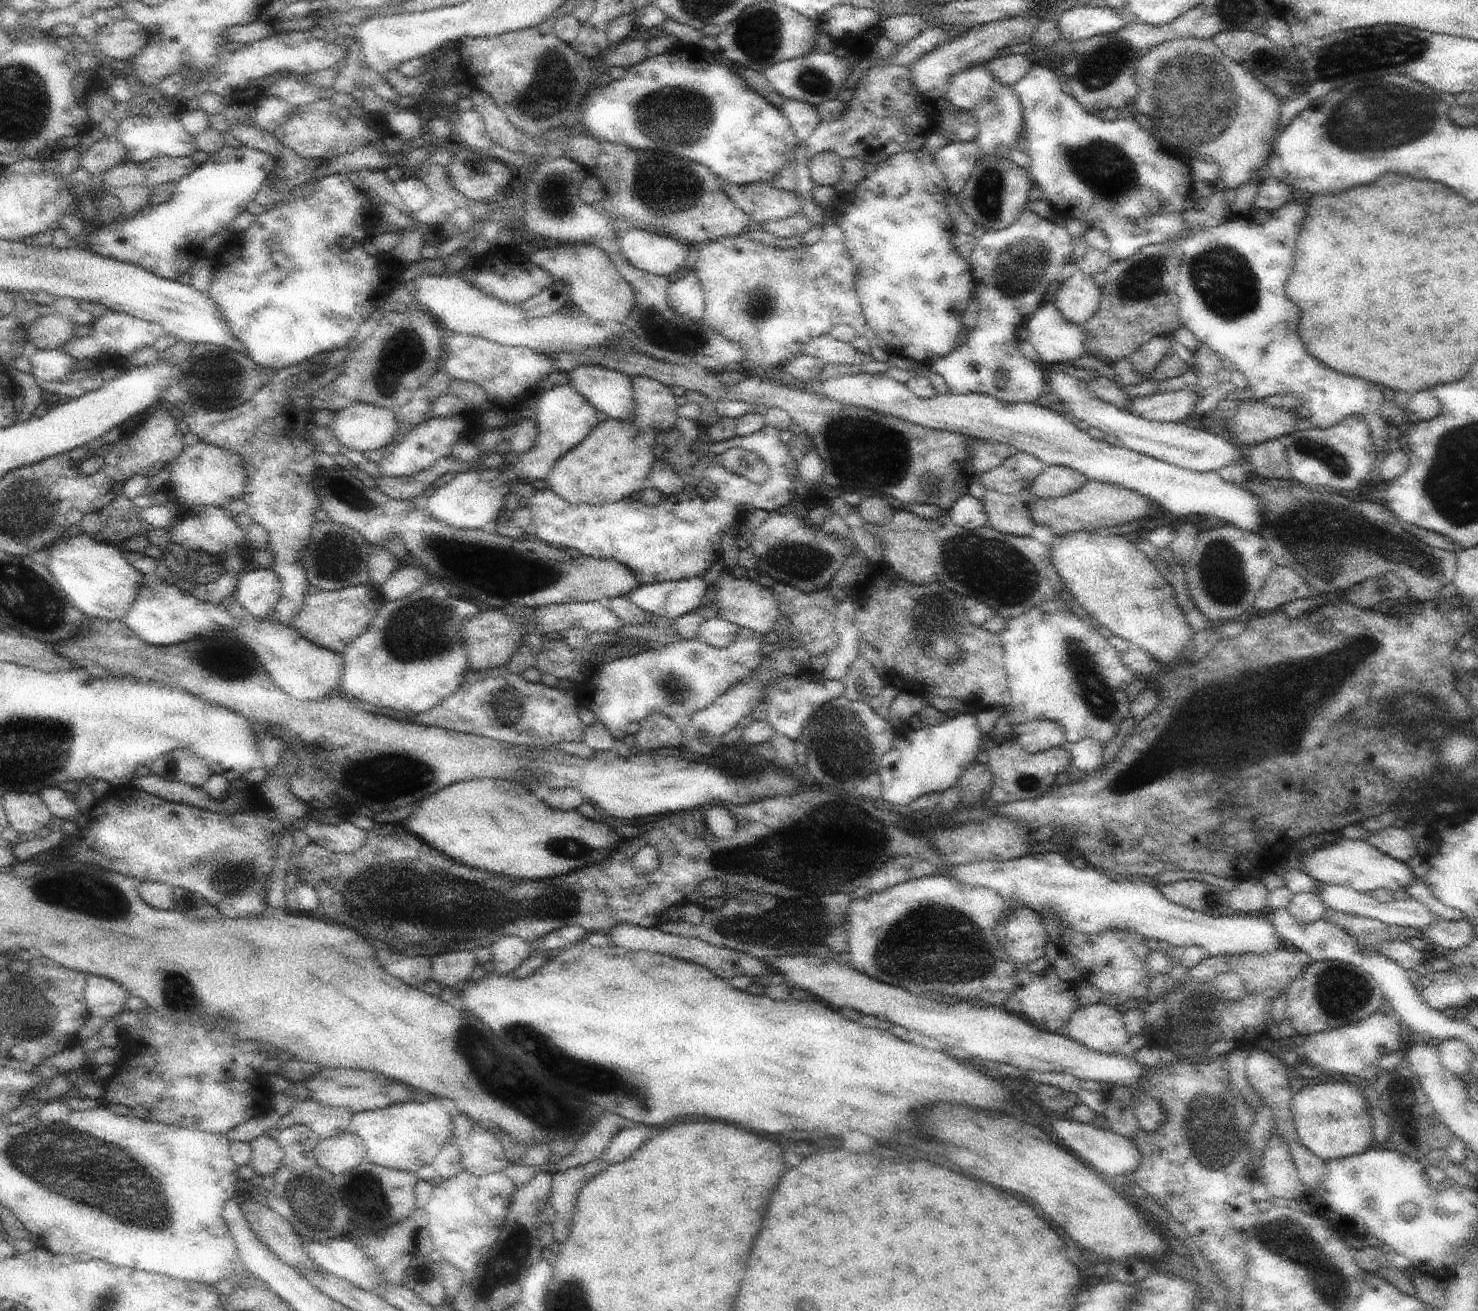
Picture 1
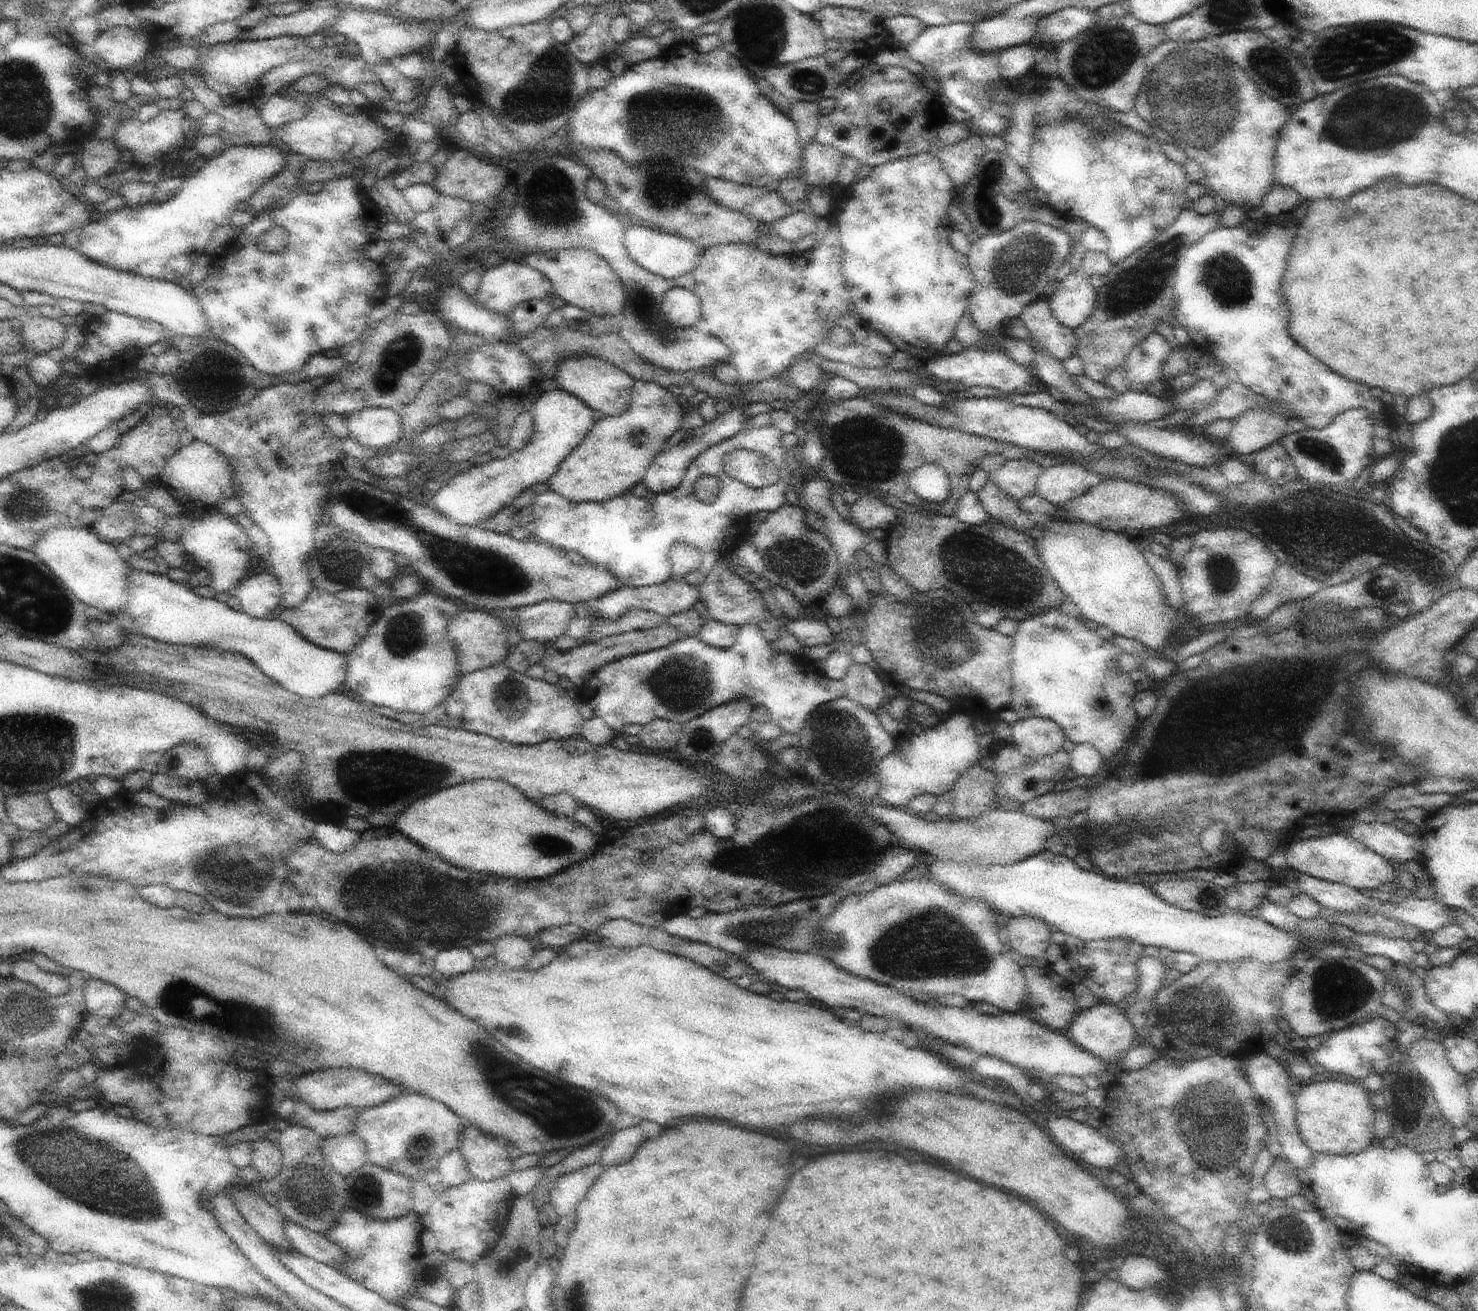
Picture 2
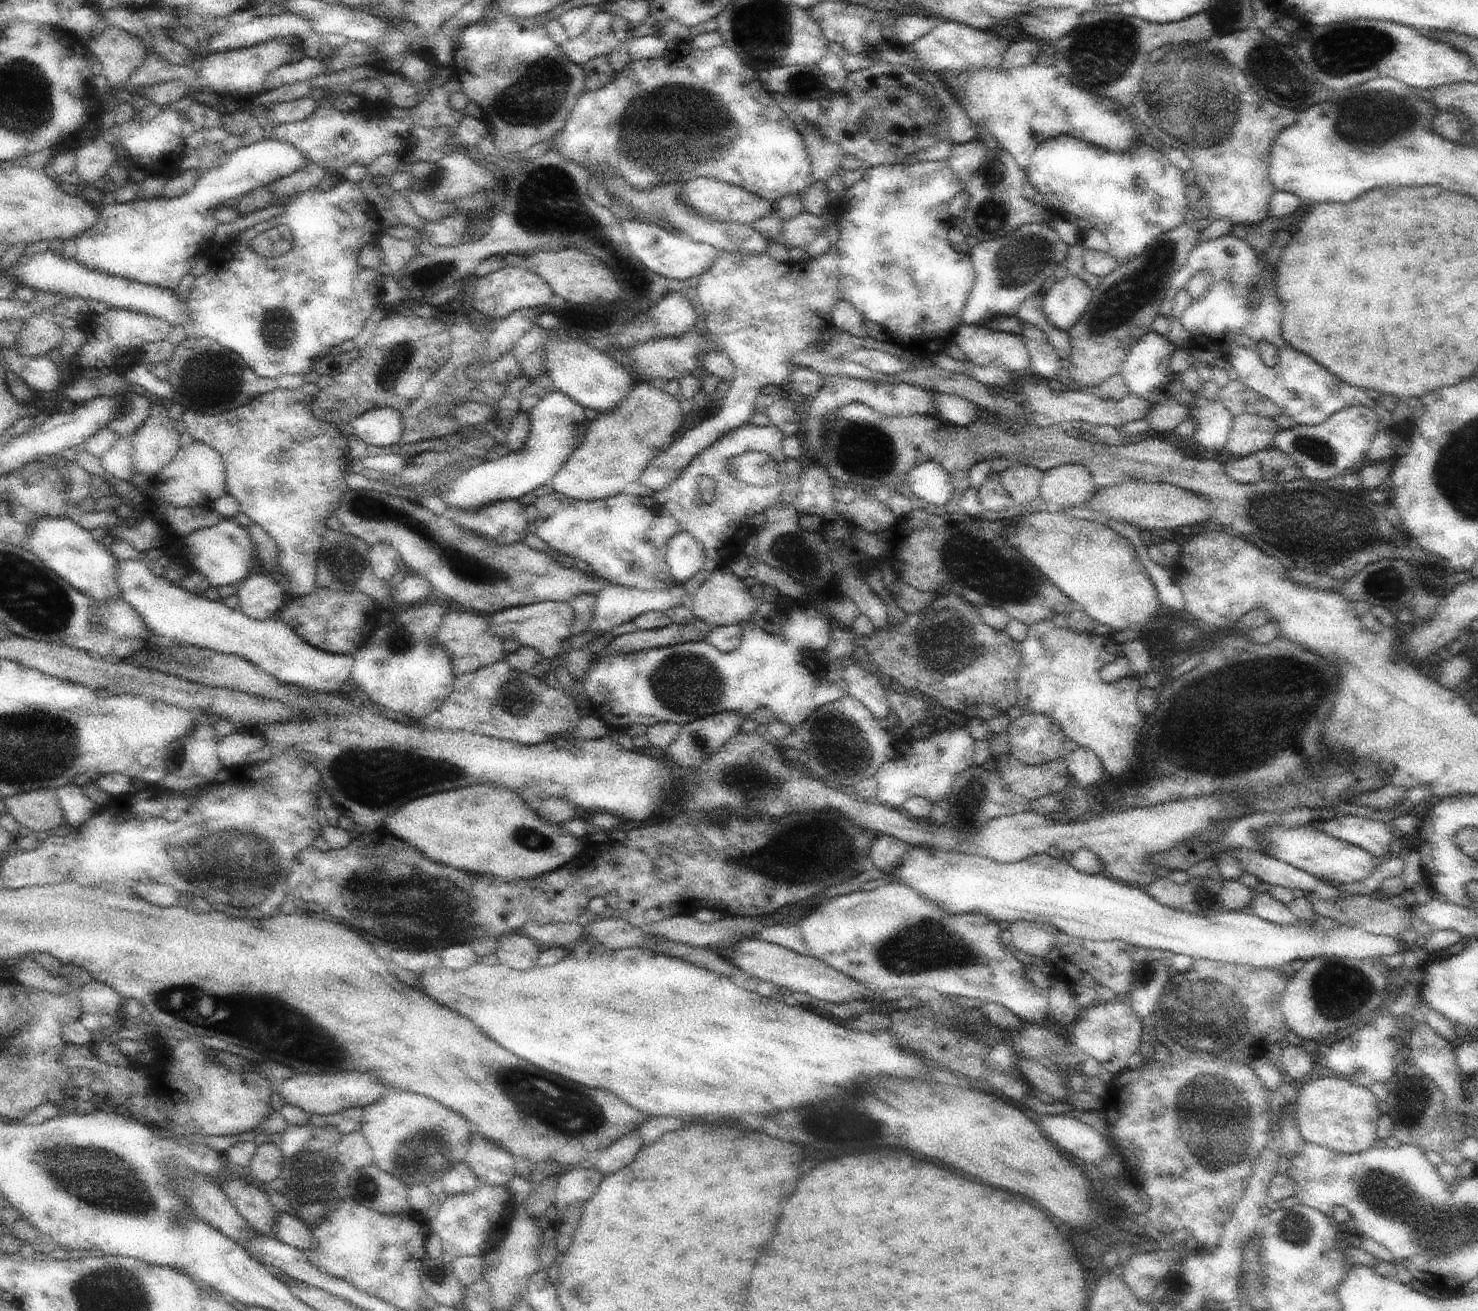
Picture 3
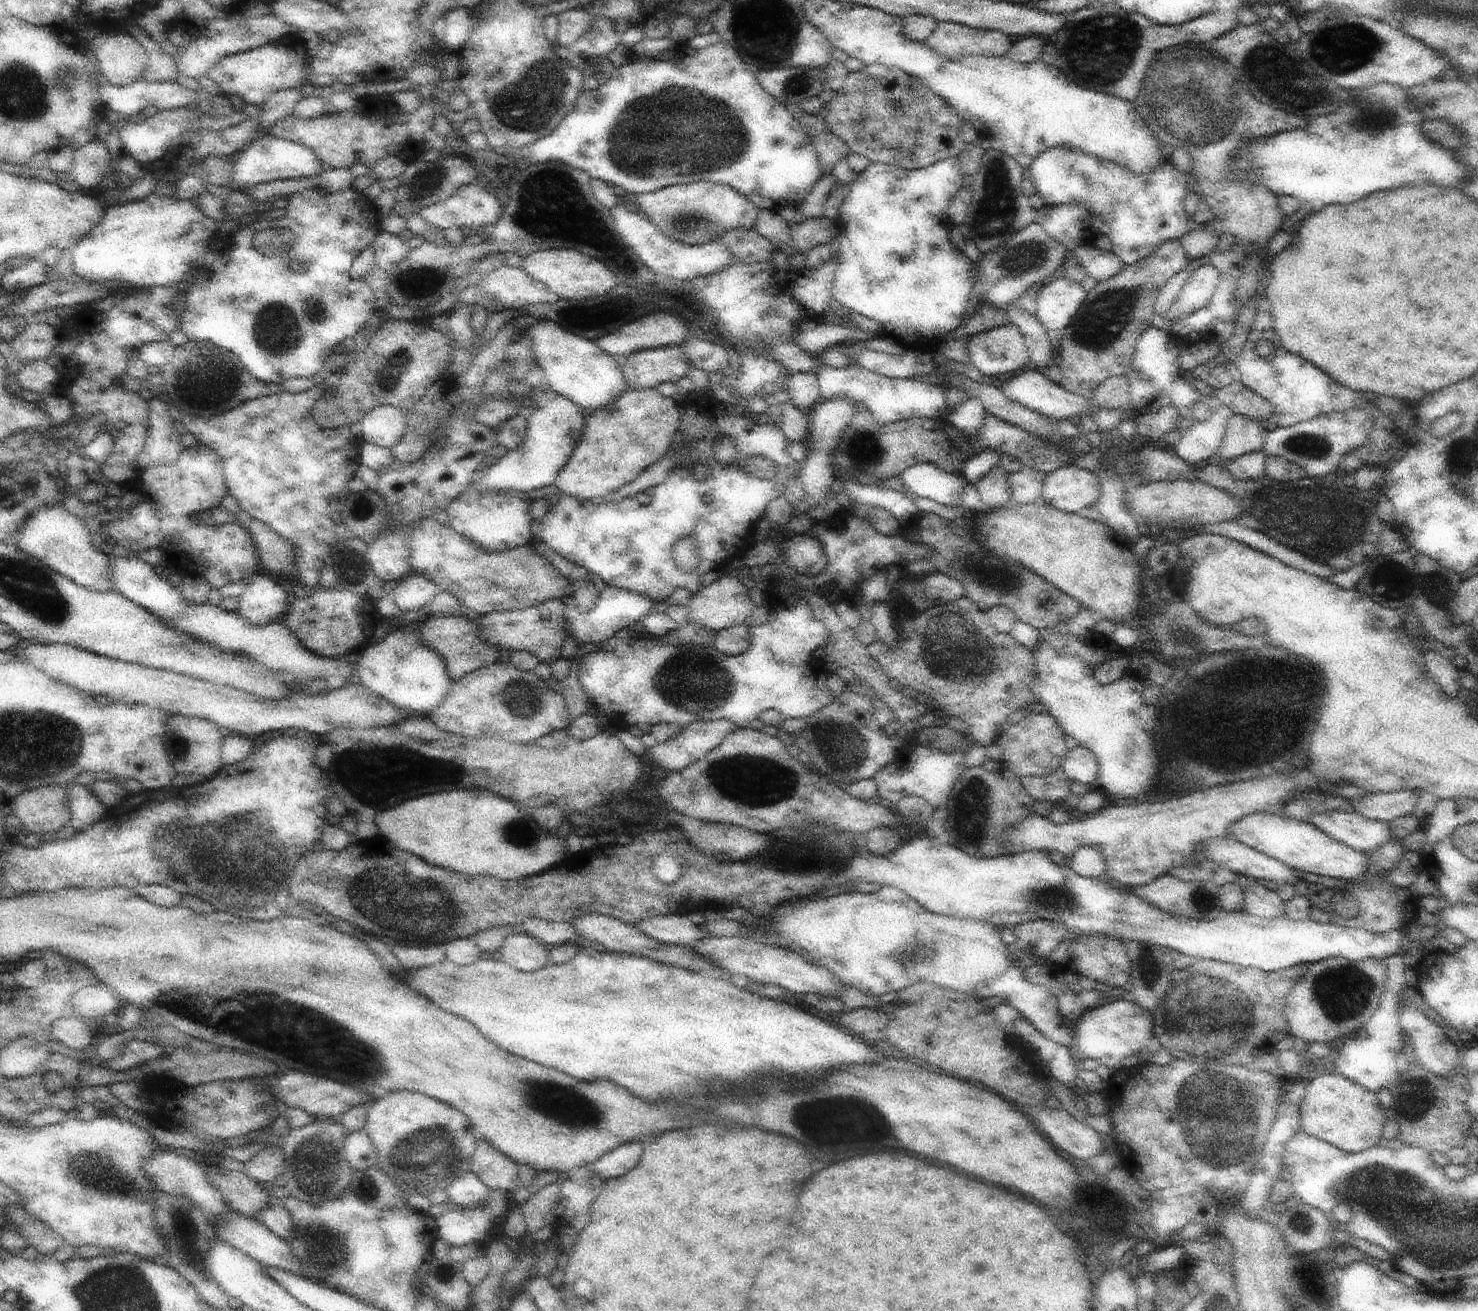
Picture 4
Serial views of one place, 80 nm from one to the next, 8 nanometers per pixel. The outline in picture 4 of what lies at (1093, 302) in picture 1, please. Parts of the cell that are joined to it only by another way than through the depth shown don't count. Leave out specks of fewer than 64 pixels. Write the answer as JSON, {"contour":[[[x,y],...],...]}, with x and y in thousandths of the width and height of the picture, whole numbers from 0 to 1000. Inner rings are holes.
{"contour":[[[721,210],[704,221],[700,240],[709,253],[713,251],[719,252],[725,246],[735,226],[736,223],[730,215]]]}

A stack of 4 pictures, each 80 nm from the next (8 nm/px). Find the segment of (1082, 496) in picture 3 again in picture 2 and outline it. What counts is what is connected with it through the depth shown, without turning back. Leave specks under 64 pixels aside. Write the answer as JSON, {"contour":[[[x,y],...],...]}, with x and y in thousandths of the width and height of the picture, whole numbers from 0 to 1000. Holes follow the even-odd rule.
{"contour":[[[721,352],[708,358],[701,367],[701,375],[712,384],[721,385],[731,380],[740,368],[740,365],[732,355]]]}

